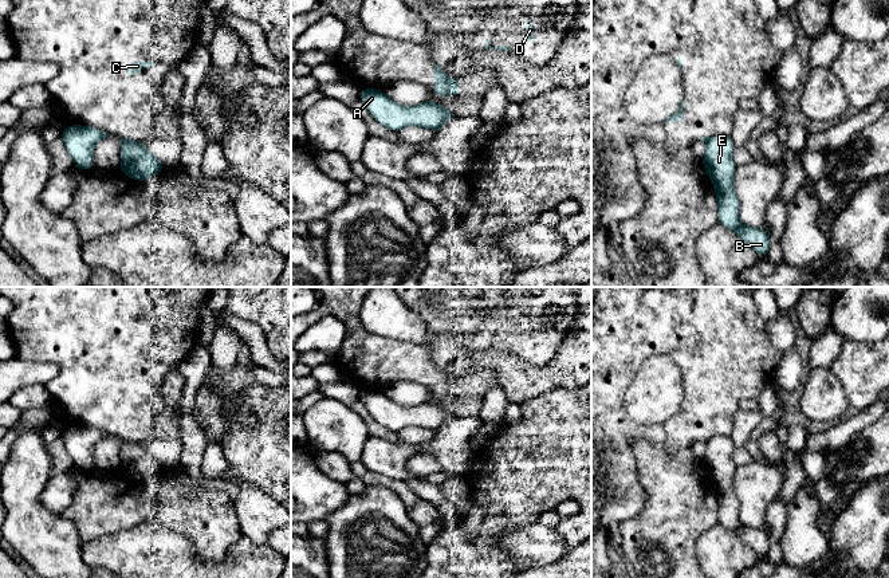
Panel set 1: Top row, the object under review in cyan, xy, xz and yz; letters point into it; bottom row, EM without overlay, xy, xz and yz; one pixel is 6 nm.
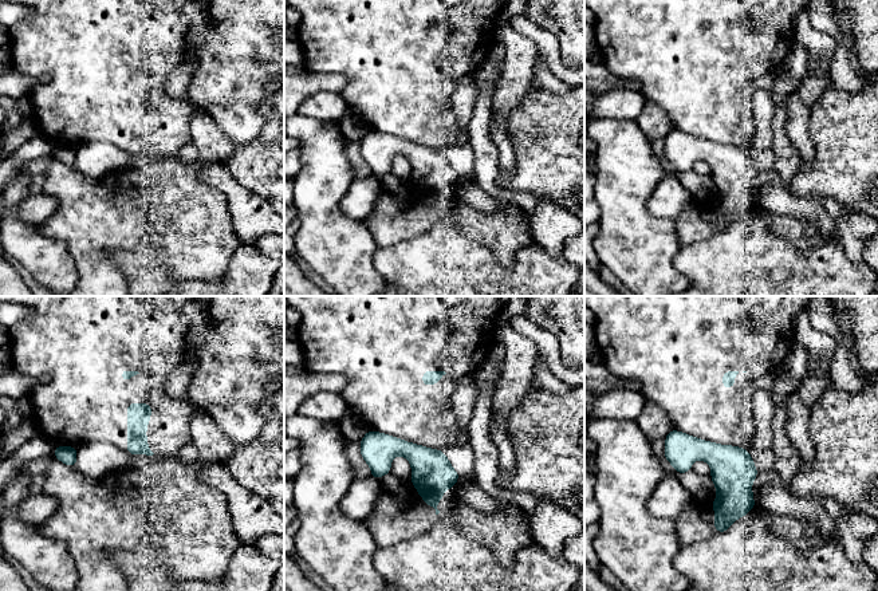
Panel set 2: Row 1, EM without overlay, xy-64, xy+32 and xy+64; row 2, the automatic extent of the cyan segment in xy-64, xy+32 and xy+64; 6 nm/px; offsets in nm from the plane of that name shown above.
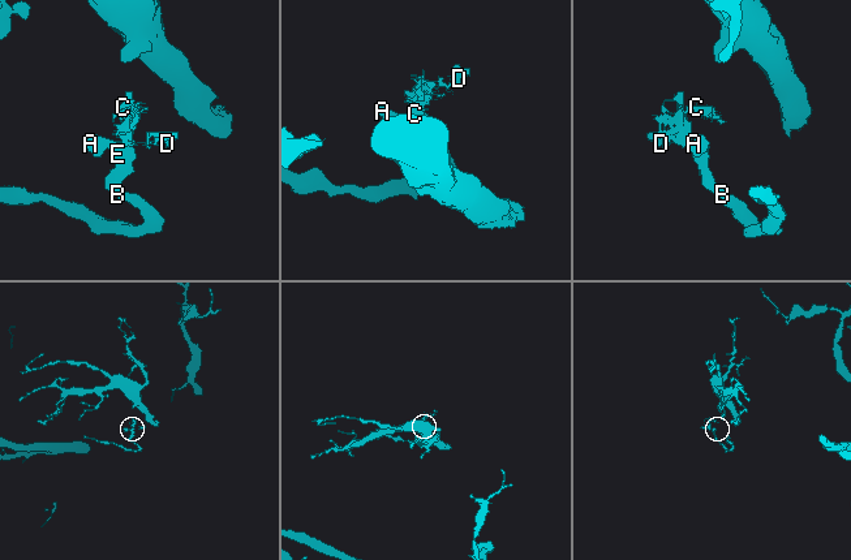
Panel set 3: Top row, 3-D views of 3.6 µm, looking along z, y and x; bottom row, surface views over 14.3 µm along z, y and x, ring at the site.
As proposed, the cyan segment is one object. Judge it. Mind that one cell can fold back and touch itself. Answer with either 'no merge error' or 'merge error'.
merge error

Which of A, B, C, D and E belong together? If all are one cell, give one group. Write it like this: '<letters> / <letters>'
A B E / C D

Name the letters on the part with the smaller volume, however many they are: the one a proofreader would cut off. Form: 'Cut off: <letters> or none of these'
Cut off: C, D

